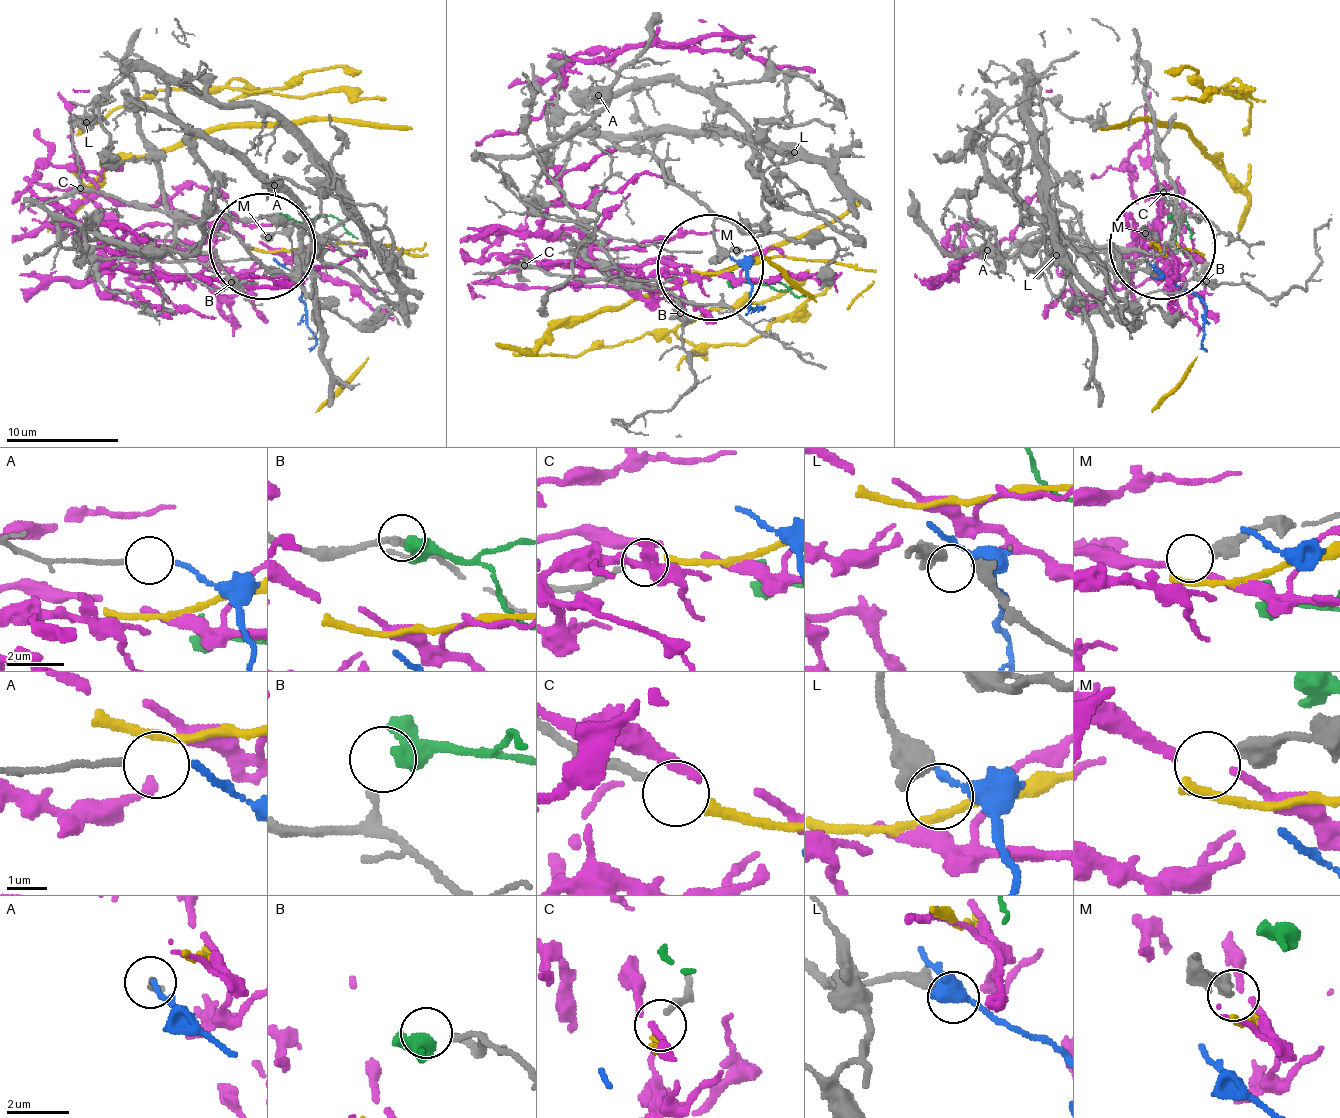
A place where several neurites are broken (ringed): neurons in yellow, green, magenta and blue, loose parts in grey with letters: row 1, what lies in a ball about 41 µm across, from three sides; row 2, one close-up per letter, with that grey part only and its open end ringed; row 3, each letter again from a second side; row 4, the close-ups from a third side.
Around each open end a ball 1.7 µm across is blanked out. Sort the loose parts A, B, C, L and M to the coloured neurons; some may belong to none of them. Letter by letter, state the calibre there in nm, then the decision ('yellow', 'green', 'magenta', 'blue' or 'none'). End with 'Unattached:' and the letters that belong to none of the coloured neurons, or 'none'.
A: 160 nm | blue
B: 140 nm | green
C: 200 nm | yellow
L: 650 nm | none
M: 480 nm | magenta
Unattached: L

